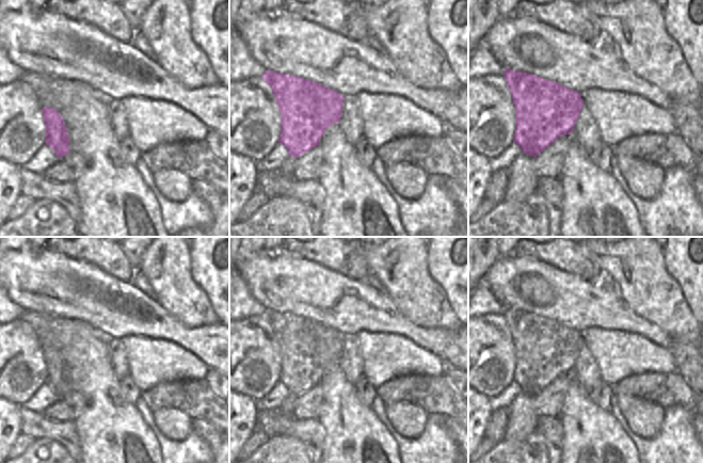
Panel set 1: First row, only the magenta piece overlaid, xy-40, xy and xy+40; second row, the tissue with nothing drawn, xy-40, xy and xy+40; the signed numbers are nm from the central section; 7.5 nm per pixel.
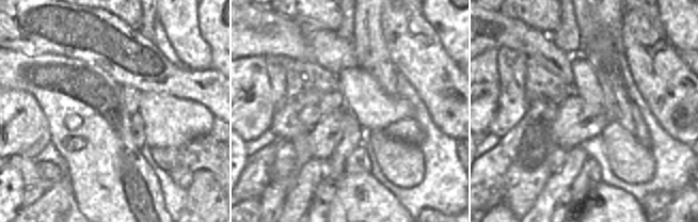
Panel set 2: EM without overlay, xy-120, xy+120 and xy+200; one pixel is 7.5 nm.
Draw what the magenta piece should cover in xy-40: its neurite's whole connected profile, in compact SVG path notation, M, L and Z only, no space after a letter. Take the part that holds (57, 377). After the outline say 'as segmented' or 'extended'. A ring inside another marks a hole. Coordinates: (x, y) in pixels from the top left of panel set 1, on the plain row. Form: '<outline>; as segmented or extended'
M42 346L46 364L46 384L49 384L60 398L69 392L69 377L61 353L51 346Z; as segmented

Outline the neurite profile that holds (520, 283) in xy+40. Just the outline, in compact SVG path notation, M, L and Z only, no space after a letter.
M499 256L483 281L505 307L529 312L582 332L591 326L636 333L661 348L671 349L673 340L661 329L638 316L619 296L614 286L582 280L542 260L525 256Z

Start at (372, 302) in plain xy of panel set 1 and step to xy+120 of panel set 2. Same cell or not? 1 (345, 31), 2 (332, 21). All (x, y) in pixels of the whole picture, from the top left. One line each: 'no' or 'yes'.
1: no
2: no

